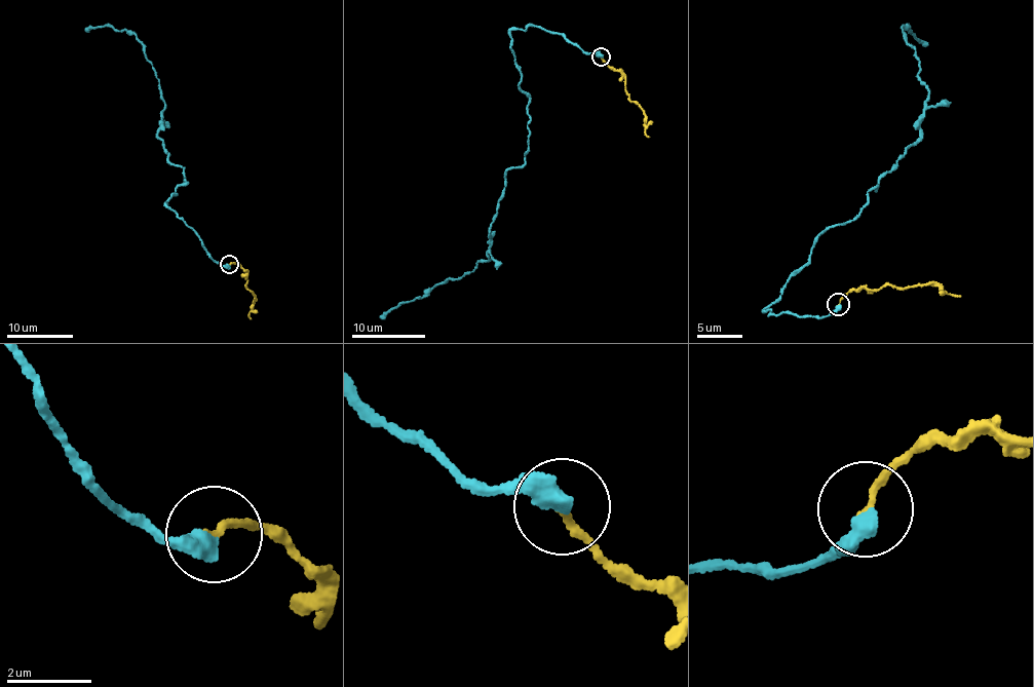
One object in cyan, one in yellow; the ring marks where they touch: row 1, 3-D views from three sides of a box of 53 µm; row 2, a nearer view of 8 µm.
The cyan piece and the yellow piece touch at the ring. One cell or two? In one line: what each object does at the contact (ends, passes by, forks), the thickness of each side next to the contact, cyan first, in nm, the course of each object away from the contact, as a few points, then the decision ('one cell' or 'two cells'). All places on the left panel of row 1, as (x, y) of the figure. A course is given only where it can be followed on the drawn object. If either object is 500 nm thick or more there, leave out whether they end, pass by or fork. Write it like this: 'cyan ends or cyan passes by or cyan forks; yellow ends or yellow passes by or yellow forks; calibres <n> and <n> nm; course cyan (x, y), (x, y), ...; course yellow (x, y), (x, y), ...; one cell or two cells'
cyan ends; yellow ends; calibres 460 and 160 nm; course cyan (229, 265), (165, 205), (186, 182), (158, 137), (164, 103), (145, 46), (107, 26), (85, 31); course yellow (229, 265), (240, 264), (245, 269), (245, 284), (256, 298), (249, 314), (251, 319); two cells

